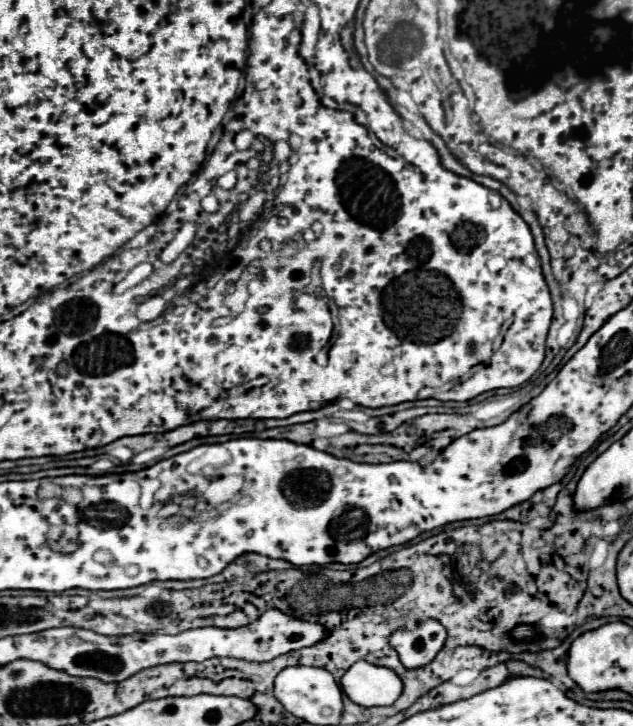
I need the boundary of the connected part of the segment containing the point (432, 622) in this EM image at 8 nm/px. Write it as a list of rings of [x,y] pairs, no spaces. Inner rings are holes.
[[[426,619],[418,623],[416,629],[398,629],[388,637],[388,643],[400,655],[404,667],[424,667],[428,665],[436,653],[442,649],[446,641],[446,629],[436,619]]]

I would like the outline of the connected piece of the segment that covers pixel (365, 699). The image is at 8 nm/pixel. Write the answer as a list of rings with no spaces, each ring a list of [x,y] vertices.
[[[356,661],[340,685],[350,701],[362,707],[392,705],[403,691],[403,683],[392,669],[374,667],[367,661]]]

